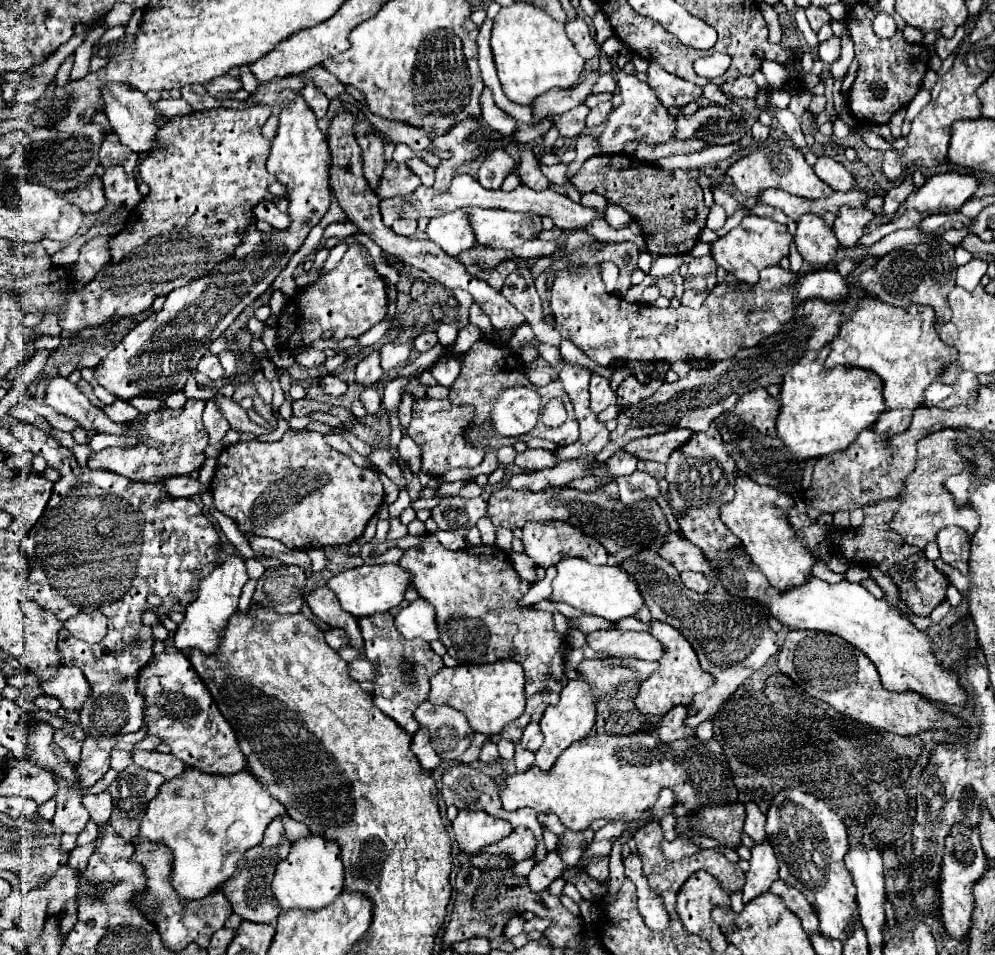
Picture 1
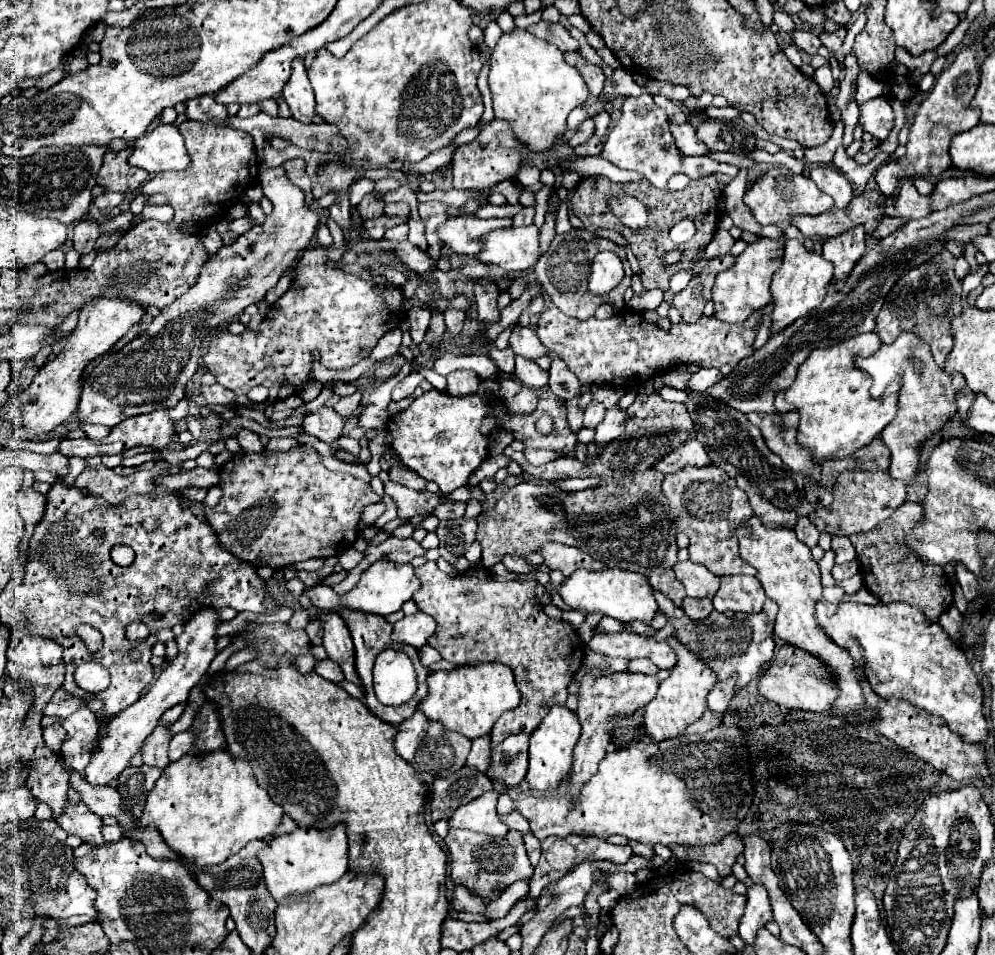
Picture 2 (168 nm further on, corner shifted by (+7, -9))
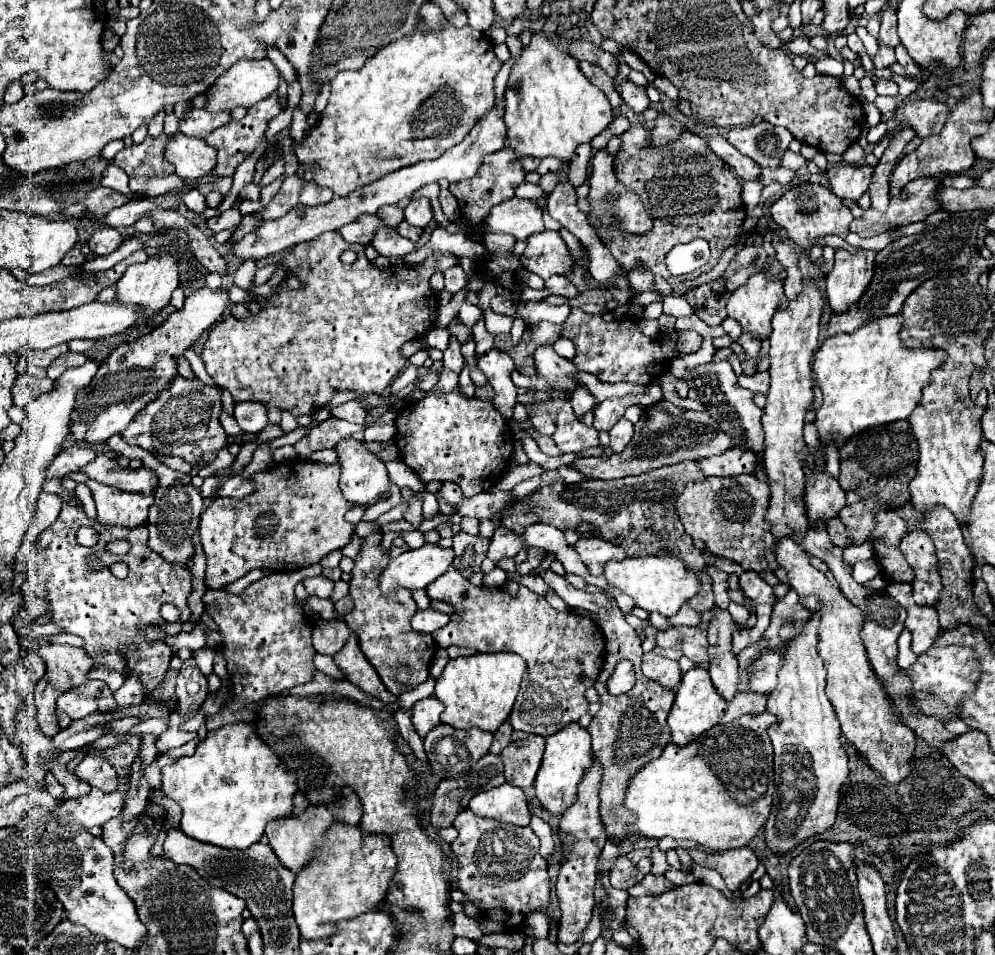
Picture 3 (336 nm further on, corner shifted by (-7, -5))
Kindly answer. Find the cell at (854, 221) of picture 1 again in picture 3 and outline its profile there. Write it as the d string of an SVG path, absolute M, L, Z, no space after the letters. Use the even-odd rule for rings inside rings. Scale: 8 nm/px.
M835 250L835 266L833 270L827 274L827 302L833 310L833 314L849 310L851 304L859 302L859 298L863 296L863 290L867 290L867 286L871 284L871 274L875 272L875 252L871 250L859 250L857 254L851 254L847 250Z

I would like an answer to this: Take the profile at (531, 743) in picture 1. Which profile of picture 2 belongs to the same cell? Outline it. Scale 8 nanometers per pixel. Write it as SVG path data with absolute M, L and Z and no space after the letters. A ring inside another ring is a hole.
M527 734L507 736L495 748L495 754L491 756L495 766L487 770L487 776L493 782L499 782L511 788L517 786L527 774L527 746L529 746Z

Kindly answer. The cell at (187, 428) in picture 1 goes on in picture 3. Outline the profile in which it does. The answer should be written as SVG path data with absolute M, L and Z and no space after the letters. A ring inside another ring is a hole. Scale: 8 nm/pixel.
M77 472L71 478L87 484L93 492L97 504L97 520L101 526L135 528L147 520L147 510L153 504L153 494L135 494L115 490L111 486L101 486L95 480L85 478L83 472Z

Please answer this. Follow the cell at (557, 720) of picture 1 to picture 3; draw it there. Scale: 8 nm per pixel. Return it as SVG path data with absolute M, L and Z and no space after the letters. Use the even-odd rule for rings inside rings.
M577 722L565 726L557 734L547 738L547 748L543 754L541 768L535 778L535 794L541 806L553 814L561 816L575 800L577 800L577 786L583 780L583 774L587 772L587 766L591 766L591 738L585 728L581 728Z

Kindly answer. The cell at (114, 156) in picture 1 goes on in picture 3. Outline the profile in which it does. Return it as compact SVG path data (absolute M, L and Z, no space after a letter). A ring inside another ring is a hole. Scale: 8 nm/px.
M159 134L159 136L147 136L145 142L133 144L125 150L121 150L113 164L123 168L129 178L135 176L169 176L175 172L171 162L165 160L165 144L171 140L171 134Z

